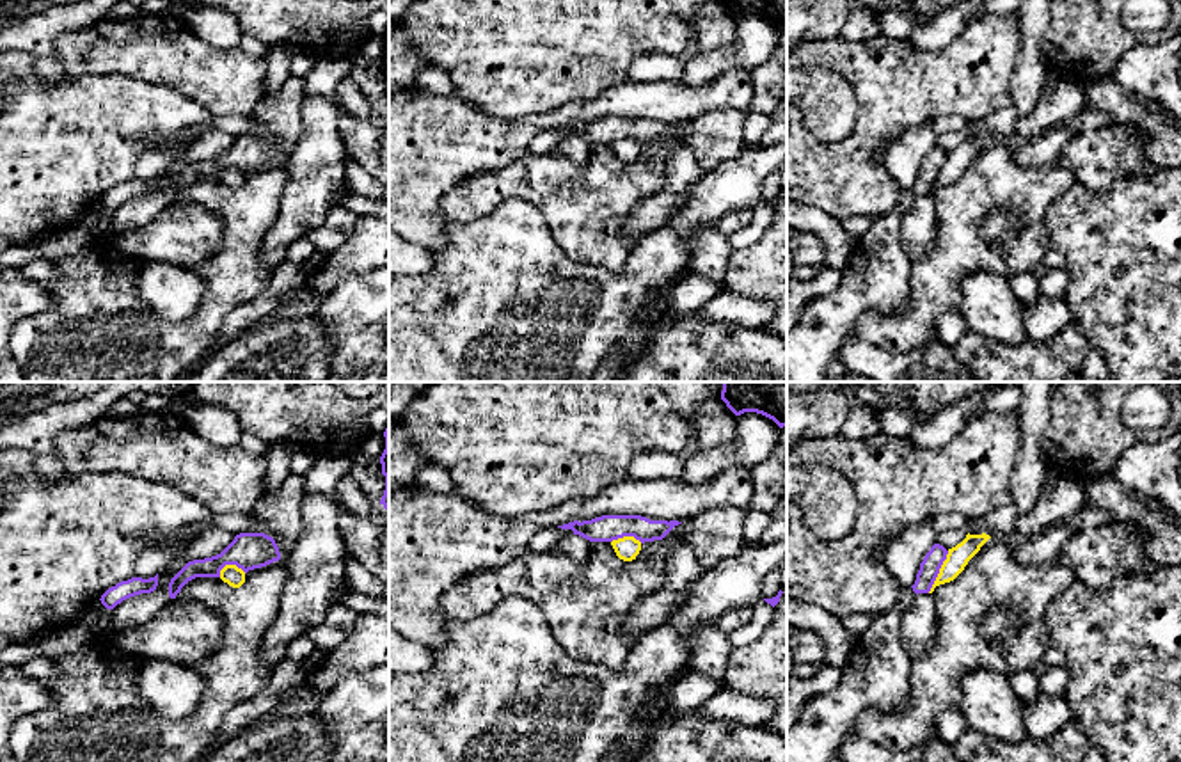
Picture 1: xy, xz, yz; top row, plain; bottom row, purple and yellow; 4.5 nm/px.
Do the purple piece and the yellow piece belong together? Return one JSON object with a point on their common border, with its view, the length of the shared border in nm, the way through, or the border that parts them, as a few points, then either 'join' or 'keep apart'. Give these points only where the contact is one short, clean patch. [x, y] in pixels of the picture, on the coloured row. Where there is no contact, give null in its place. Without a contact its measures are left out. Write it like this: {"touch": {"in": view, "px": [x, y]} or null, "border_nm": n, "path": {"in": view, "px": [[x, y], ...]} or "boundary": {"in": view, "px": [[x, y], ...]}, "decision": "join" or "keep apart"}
{"touch": {"in": "yz", "px": [938, 572]}, "border_nm": 220, "boundary": {"in": "yz", "px": [[949, 551], [927, 592]]}, "decision": "keep apart"}

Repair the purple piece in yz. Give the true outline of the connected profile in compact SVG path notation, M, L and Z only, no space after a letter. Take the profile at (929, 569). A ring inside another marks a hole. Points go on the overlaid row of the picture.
M934 544L931 547L931 551L925 554L923 561L920 563L916 581L911 586L916 595L931 591L931 588L939 574L939 568L943 565L943 561L947 560L947 554L948 554L948 551L939 544Z

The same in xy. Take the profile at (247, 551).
M240 533L217 556L188 561L169 583L169 597L176 599L181 588L195 577L220 577L226 565L236 565L245 574L281 560L275 540L265 533Z

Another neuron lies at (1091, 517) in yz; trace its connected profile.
M1087 501L1085 506L1082 508L1082 513L1080 513L1076 526L1080 529L1090 529L1090 528L1106 526L1112 520L1114 520L1114 517L1106 510L1096 508L1094 504L1090 504Z

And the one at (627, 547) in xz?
M623 536L611 542L616 556L623 561L632 561L641 551L641 542L634 536Z

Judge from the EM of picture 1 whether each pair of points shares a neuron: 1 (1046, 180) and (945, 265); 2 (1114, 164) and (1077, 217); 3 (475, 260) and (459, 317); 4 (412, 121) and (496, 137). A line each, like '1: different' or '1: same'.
1: same
2: different
3: same
4: same

